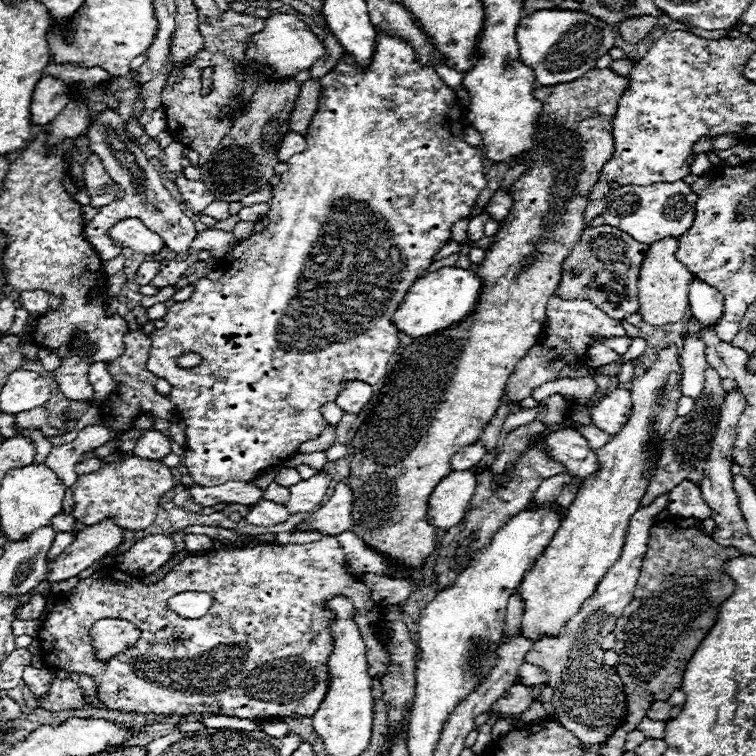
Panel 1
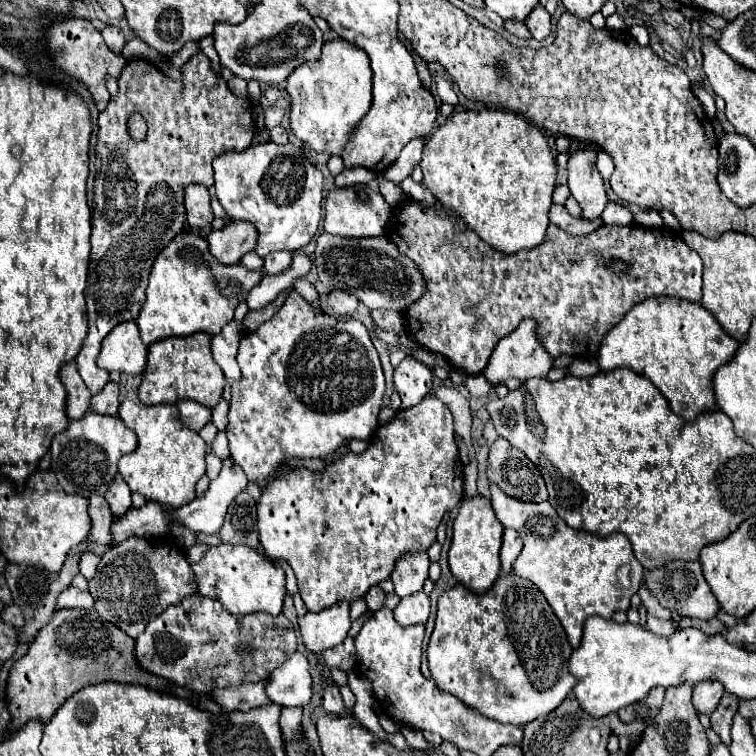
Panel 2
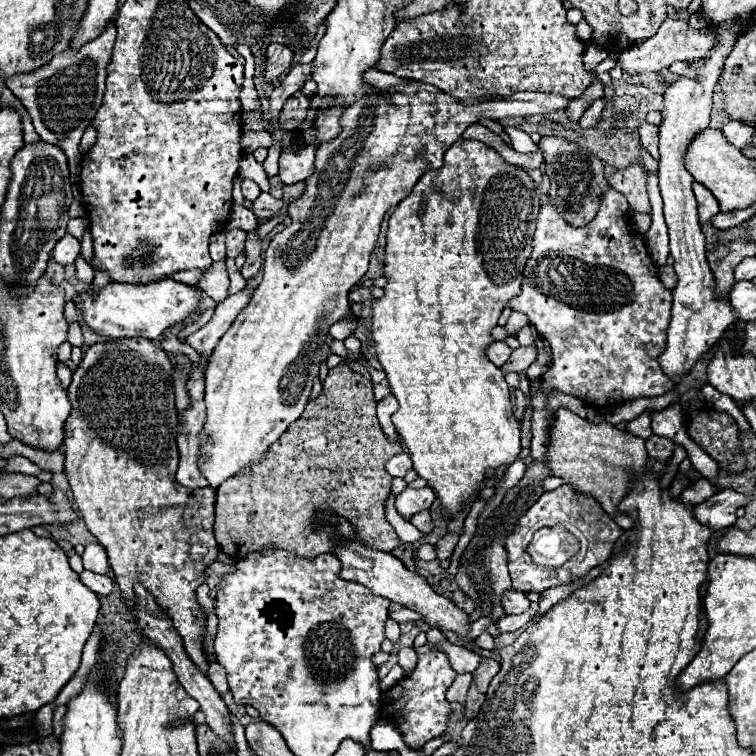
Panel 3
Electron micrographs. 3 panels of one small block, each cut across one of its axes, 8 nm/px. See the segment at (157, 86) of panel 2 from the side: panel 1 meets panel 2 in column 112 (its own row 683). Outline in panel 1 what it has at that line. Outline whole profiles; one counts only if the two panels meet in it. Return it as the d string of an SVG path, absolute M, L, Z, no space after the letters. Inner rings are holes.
M324 536L322 540L316 540L316 542L310 542L310 544L284 544L284 546L266 544L266 546L254 546L254 548L244 546L244 548L232 548L232 550L212 550L206 556L188 556L178 566L174 566L162 580L158 580L154 584L144 584L140 578L130 576L126 572L120 572L116 568L102 568L96 574L92 574L90 578L80 580L80 584L72 592L66 592L66 594L62 594L58 598L58 602L52 606L52 610L46 614L46 620L42 622L42 630L38 634L38 640L40 640L40 646L42 646L42 656L44 656L44 666L46 668L52 668L52 670L60 668L60 670L66 670L66 672L88 674L98 684L100 698L112 710L136 712L136 714L180 714L180 716L196 714L196 712L214 712L214 714L250 718L250 720L274 718L274 716L278 716L278 718L284 718L284 716L288 716L288 718L314 716L314 712L318 710L318 706L324 700L326 690L328 690L328 666L326 666L326 662L328 662L328 656L332 652L332 636L330 636L328 624L334 620L334 616L332 616L332 612L324 612L322 604L326 600L334 598L336 594L344 594L356 606L356 610L358 610L356 620L358 620L358 626L360 626L360 632L362 632L362 638L364 638L364 644L366 644L366 650L368 650L366 656L368 656L368 664L370 664L370 674L372 676L384 676L386 670L388 670L390 656L386 654L386 650L382 648L382 644L378 642L378 638L372 632L372 628L380 622L380 606L370 600L368 588L358 578L348 574L346 562L344 562L344 552L342 552L338 540L332 538L332 536ZM178 592L208 592L212 596L212 606L202 618L194 618L194 620L192 618L182 618L182 616L178 616L176 612L172 612L168 608L168 600L172 596L176 596ZM102 618L128 620L142 632L140 640L134 646L130 646L126 652L116 654L108 662L96 660L96 652L94 652L94 646L92 646L92 640L90 640L92 624L96 620L102 620Z

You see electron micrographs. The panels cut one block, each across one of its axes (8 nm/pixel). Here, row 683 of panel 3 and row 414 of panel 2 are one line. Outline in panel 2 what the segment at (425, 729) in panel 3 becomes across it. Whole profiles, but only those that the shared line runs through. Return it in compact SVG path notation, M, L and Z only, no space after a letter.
M428 394L420 404L416 404L410 410L400 410L392 422L380 426L376 430L376 434L370 438L370 446L364 454L348 452L344 458L330 462L324 472L310 472L304 468L296 468L288 474L278 474L278 478L270 480L268 486L264 488L260 500L258 500L260 544L270 558L280 558L280 560L286 560L290 564L290 568L296 574L298 590L300 590L300 596L302 596L306 608L310 612L320 612L320 610L334 606L340 600L352 602L352 600L364 596L370 590L370 586L378 584L380 580L386 580L390 576L390 572L394 568L394 560L400 554L420 550L420 548L430 548L430 544L436 540L436 530L438 530L440 520L444 518L444 514L448 510L454 510L462 502L462 496L464 496L464 474L462 474L462 462L458 456L458 448L454 442L454 416L442 400L438 400L434 394Z

